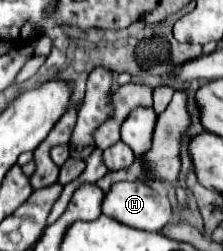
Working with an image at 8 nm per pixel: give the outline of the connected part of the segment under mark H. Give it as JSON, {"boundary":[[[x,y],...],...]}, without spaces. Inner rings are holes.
{"boundary":[[[139,181],[113,185],[111,193],[105,193],[103,213],[127,227],[143,231],[161,231],[173,219],[167,195],[159,195],[153,187]]]}

